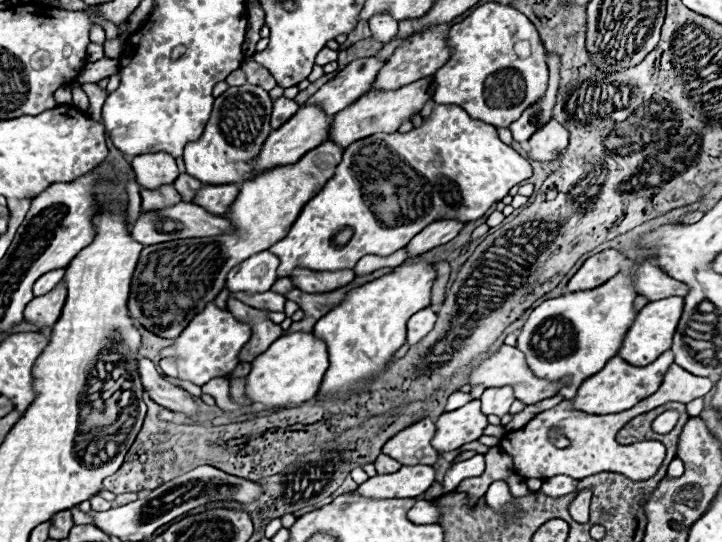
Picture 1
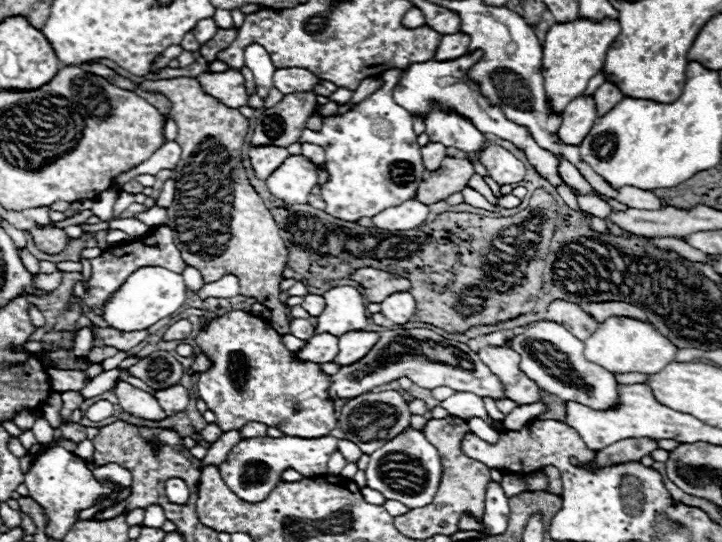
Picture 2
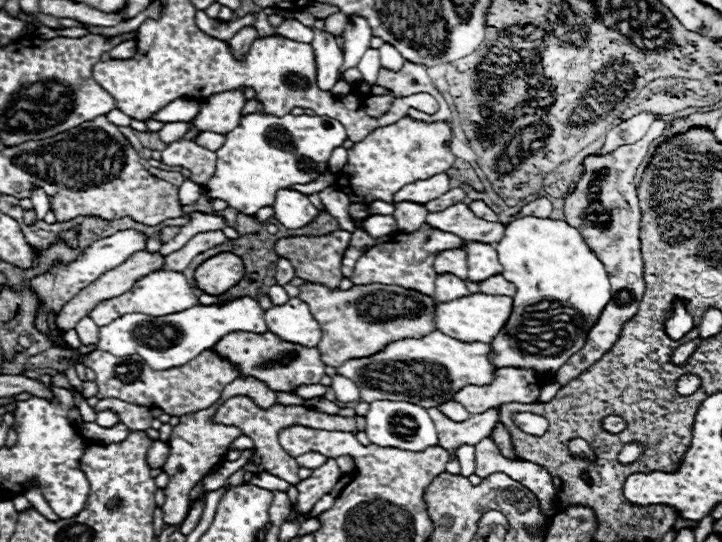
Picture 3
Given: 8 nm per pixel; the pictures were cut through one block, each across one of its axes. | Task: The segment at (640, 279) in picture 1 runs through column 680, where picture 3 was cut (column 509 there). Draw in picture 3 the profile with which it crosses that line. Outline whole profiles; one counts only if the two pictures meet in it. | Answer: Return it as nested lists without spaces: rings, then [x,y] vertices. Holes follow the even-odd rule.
[[[496,274],[496,276],[490,276],[488,280],[480,282],[480,292],[482,294],[500,294],[500,296],[512,296],[516,292],[514,284],[504,280],[502,274]]]

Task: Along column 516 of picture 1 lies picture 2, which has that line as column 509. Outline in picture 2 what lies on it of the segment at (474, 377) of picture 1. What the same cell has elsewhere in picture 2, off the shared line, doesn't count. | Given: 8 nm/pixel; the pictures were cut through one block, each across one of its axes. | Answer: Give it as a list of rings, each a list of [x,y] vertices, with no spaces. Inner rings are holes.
[[[484,346],[478,350],[478,356],[502,382],[506,398],[516,404],[534,404],[540,400],[540,390],[536,390],[536,384],[520,372],[516,352],[504,346]]]

